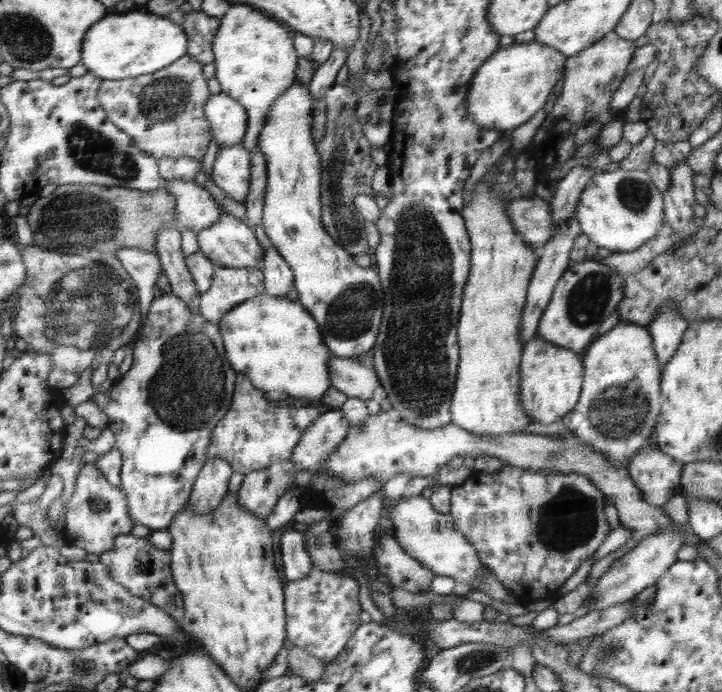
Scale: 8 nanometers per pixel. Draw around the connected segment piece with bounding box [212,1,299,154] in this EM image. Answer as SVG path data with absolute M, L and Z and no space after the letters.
M231 1L230 8L220 18L220 26L212 42L213 63L216 66L214 77L220 83L221 92L237 100L246 109L248 124L246 136L241 144L250 151L250 154L254 151L260 130L264 128L270 106L297 80L296 69L298 69L299 57L294 49L293 40L294 33L285 24L250 5Z

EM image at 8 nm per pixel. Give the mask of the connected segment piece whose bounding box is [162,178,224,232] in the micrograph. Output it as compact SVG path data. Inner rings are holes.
M164 180L163 188L176 197L176 222L186 228L204 230L220 220L222 205L196 181Z

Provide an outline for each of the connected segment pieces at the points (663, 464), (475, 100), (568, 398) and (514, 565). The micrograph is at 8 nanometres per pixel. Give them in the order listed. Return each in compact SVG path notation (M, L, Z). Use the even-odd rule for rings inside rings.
M647 442L626 468L641 497L647 503L663 508L677 492L684 465L684 462L663 453L657 444Z
M536 40L513 43L499 48L476 70L466 96L468 119L485 129L512 131L528 122L554 92L558 80L564 76L567 56L562 51Z
M536 334L523 348L520 360L520 401L526 414L532 417L532 423L550 424L560 420L570 412L578 403L584 376L584 365L582 365L582 352L574 352L565 349L550 341L544 341Z
M510 463L504 464L500 471L492 474L472 470L466 480L451 488L450 512L448 514L453 518L455 528L463 535L463 538L474 546L480 562L512 594L517 598L524 596L526 600L538 600L538 598L544 600L546 590L558 590L576 572L576 569L586 562L586 559L593 556L594 552L600 548L600 545L605 541L606 536L610 532L608 521L602 510L602 496L596 490L594 483L586 475L580 475L580 473L556 473L556 471L534 471L510 465Z

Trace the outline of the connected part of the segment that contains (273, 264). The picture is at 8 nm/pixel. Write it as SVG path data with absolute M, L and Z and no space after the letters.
M271 247L265 251L261 265L265 293L272 297L286 297L294 289L292 269L278 254L276 248Z

